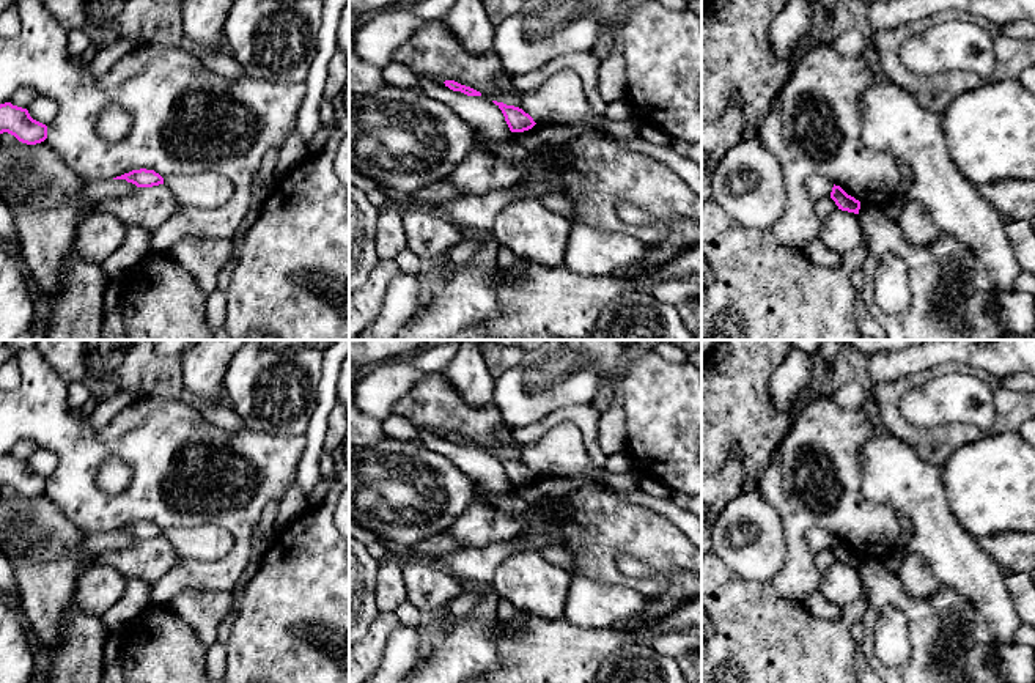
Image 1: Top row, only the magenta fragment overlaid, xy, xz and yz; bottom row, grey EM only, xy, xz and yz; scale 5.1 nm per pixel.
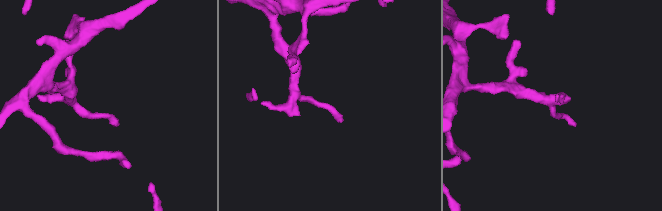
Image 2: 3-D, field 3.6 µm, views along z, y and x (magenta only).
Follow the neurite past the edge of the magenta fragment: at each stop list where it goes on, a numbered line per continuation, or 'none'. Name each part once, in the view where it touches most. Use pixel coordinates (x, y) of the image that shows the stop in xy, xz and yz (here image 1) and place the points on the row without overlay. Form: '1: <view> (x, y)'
none

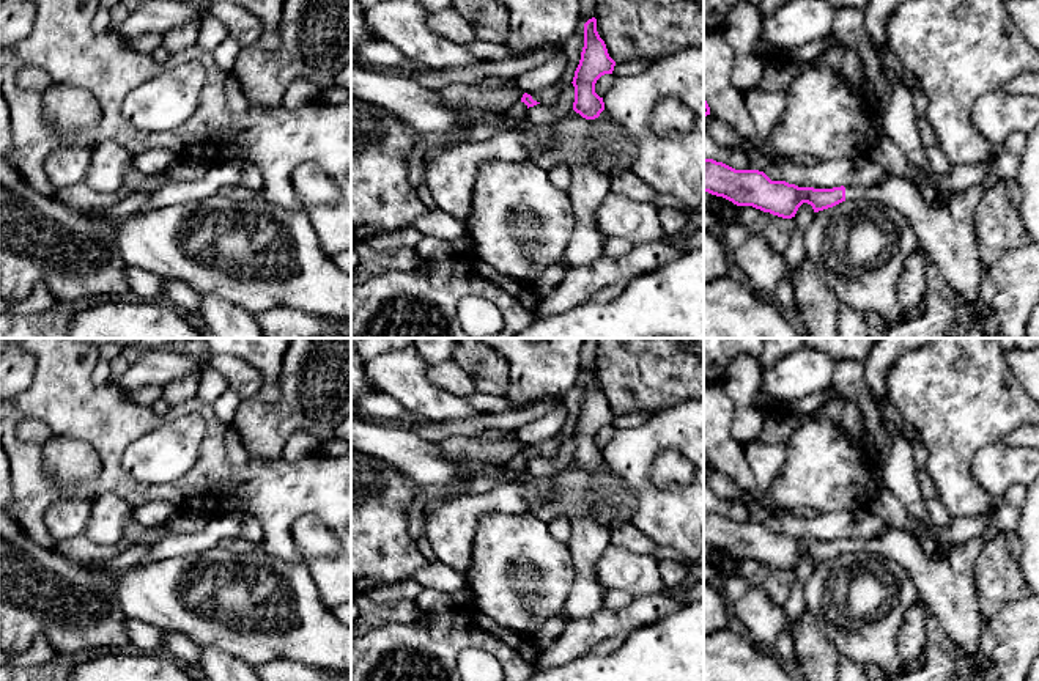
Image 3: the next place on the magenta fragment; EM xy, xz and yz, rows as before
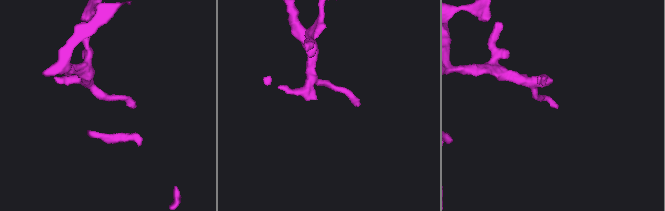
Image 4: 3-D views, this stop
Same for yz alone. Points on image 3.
1: yz (945, 584)

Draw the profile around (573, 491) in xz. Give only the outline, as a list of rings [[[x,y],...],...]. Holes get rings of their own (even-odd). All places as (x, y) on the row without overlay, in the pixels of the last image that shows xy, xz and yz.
[[[575,462],[554,477],[537,478],[524,469],[508,483],[523,483],[534,516],[565,514],[570,521],[592,511],[608,530],[614,524],[631,524],[636,499],[620,477],[603,462],[598,470],[586,472]]]

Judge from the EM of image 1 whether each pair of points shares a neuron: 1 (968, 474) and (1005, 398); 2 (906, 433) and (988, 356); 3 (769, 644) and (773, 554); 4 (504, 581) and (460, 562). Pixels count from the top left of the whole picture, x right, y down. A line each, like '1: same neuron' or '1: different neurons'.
1: different neurons
2: different neurons
3: different neurons
4: different neurons

